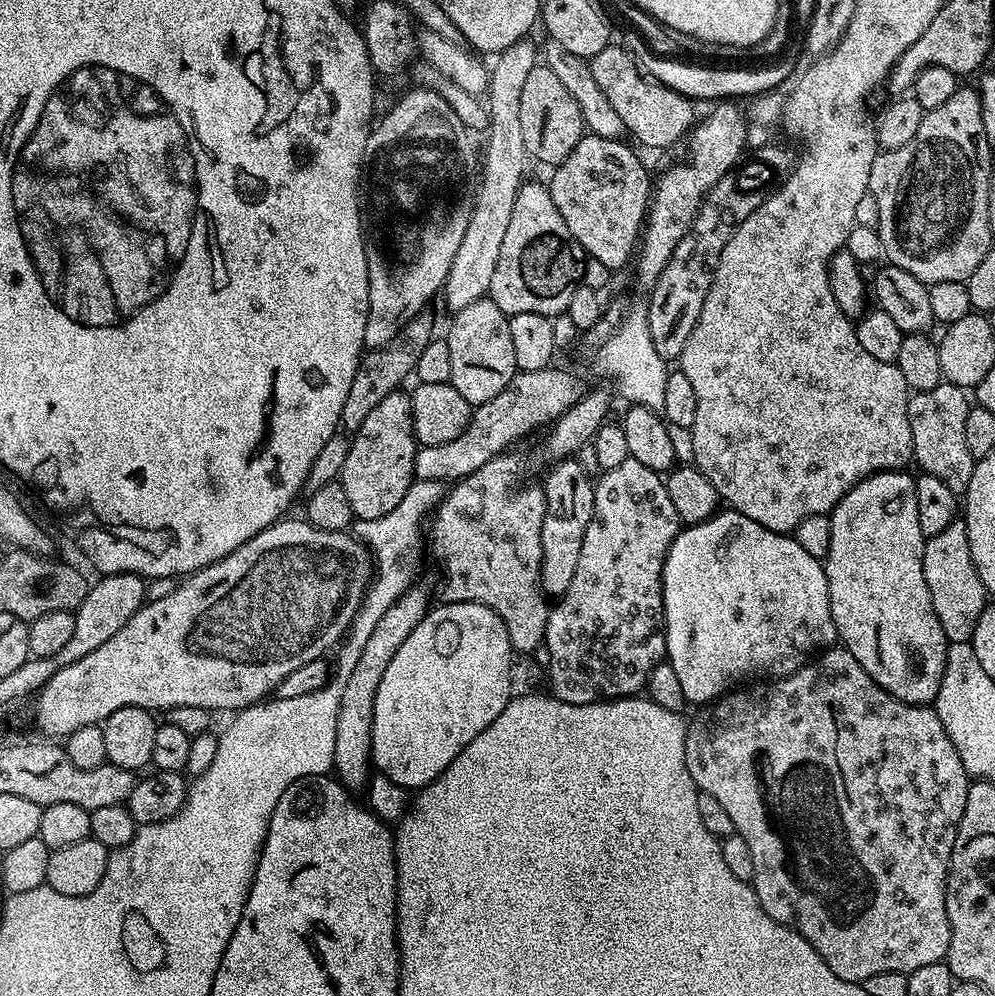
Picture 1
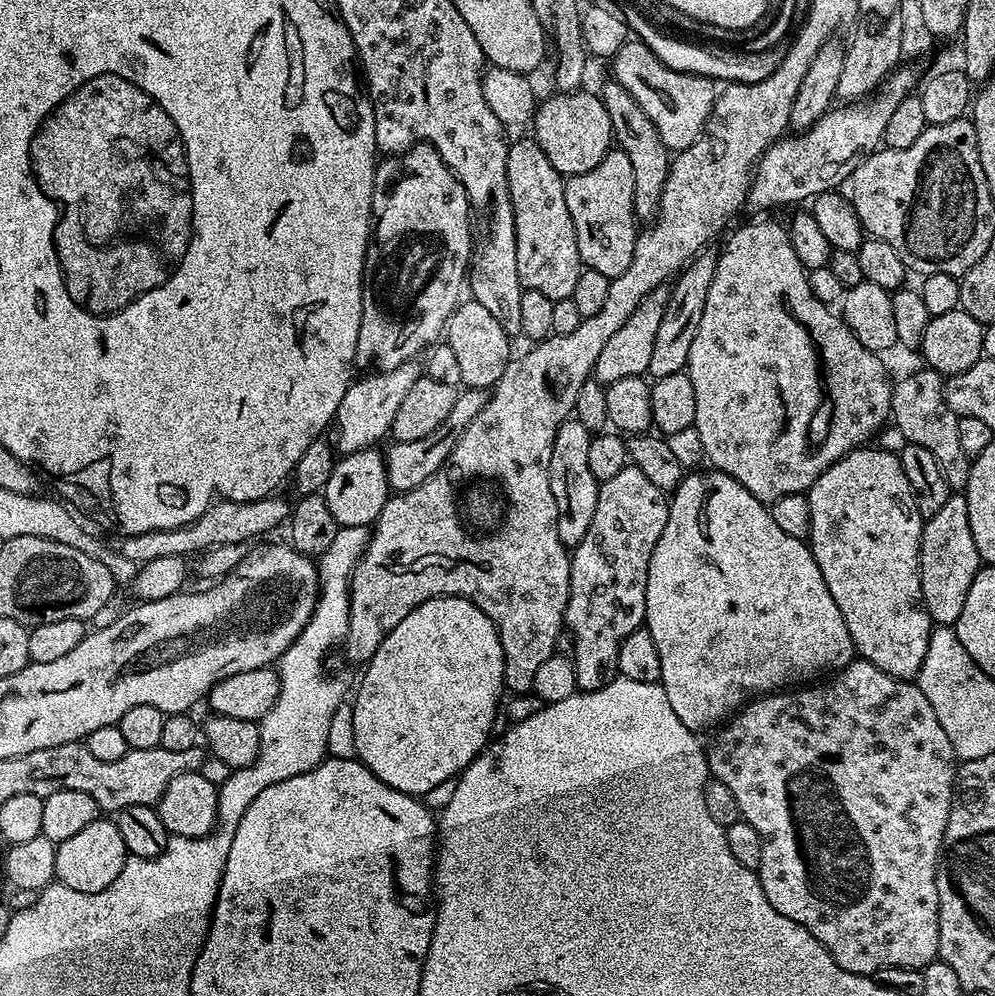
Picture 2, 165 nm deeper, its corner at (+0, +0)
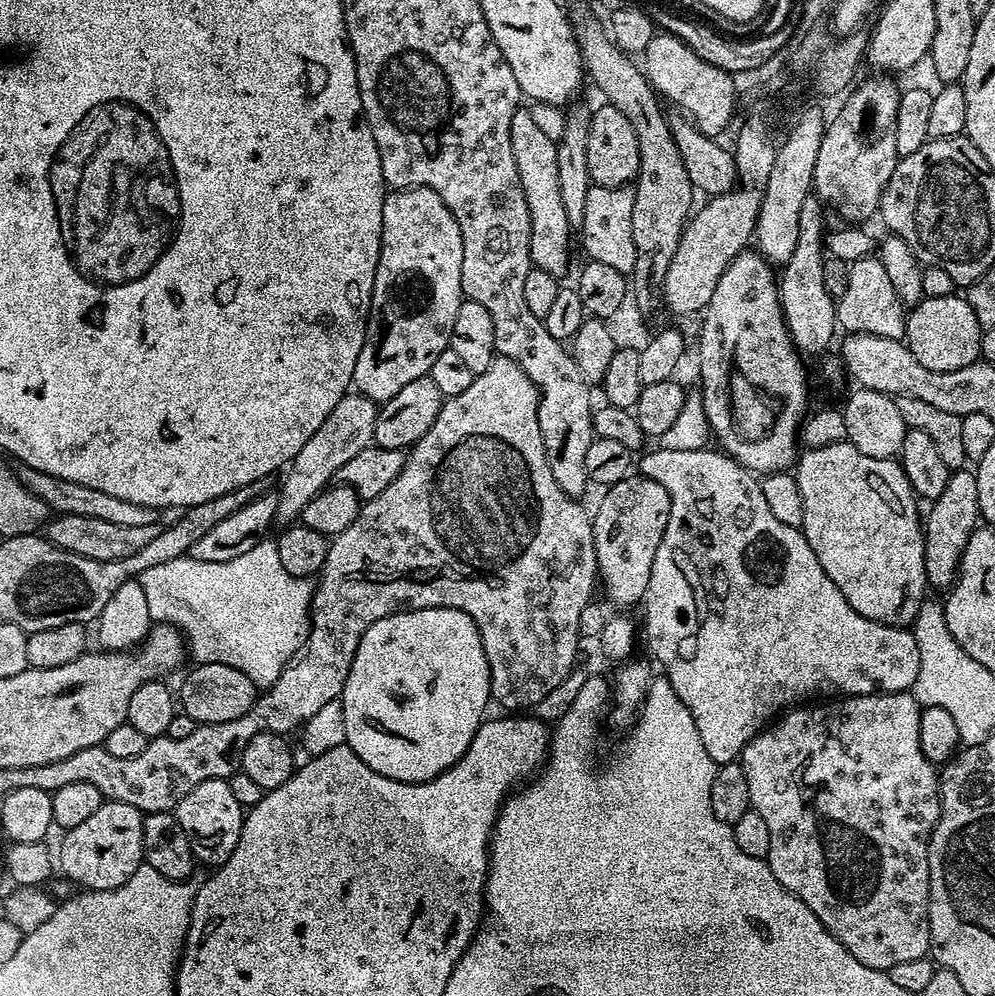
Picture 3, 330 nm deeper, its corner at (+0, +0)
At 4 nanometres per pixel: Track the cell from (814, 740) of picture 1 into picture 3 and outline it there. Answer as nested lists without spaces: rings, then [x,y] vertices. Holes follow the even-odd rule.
[[[907,691],[875,692],[872,696],[845,696],[833,699],[831,702],[816,702],[813,708],[808,707],[797,706],[785,711],[779,719],[769,723],[764,731],[759,732],[740,752],[738,763],[742,766],[742,774],[746,774],[746,786],[750,786],[751,811],[762,814],[762,819],[766,822],[767,828],[770,829],[770,850],[767,859],[770,870],[774,870],[774,878],[778,878],[778,882],[782,882],[782,886],[786,886],[786,890],[790,890],[790,894],[802,898],[802,902],[806,902],[806,906],[810,906],[810,910],[814,910],[814,918],[818,918],[818,922],[822,922],[822,926],[826,926],[826,930],[830,930],[830,934],[834,934],[834,938],[838,938],[838,942],[842,942],[842,946],[846,946],[846,950],[850,950],[850,954],[854,954],[854,958],[858,958],[858,962],[862,962],[862,966],[870,966],[873,970],[887,970],[898,962],[910,962],[913,958],[928,956],[930,952],[930,937],[928,935],[928,887],[930,886],[928,843],[932,840],[932,831],[940,817],[940,778],[937,765],[926,758],[919,741],[919,718],[922,706],[911,691]]]

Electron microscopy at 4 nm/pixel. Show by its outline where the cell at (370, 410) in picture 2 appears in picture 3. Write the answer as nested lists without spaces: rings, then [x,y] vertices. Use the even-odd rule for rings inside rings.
[[[349,392],[342,398],[341,402],[338,402],[338,405],[334,406],[330,416],[310,436],[310,441],[302,446],[302,449],[295,455],[295,458],[287,465],[285,472],[281,475],[275,508],[275,523],[277,525],[288,526],[295,523],[302,510],[306,508],[306,504],[335,479],[336,472],[350,462],[350,459],[354,458],[359,451],[371,447],[378,412],[379,409],[375,401],[367,399],[357,392]]]

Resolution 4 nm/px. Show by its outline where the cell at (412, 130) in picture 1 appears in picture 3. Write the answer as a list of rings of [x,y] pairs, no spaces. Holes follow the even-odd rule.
[[[423,186],[397,188],[389,191],[382,202],[380,261],[374,274],[372,311],[368,317],[368,329],[366,330],[366,338],[362,346],[362,354],[358,354],[358,362],[354,362],[352,383],[355,391],[372,401],[383,402],[394,398],[394,394],[398,394],[398,390],[402,390],[402,386],[407,386],[408,383],[414,382],[414,378],[422,378],[429,375],[434,366],[434,358],[438,358],[438,354],[442,354],[442,350],[449,348],[452,343],[454,318],[458,318],[458,306],[463,299],[465,299],[465,294],[462,290],[462,230],[458,230],[458,222],[454,222],[454,214],[450,214],[446,202],[442,202],[442,198],[438,198],[438,194],[434,194],[434,190]]]

